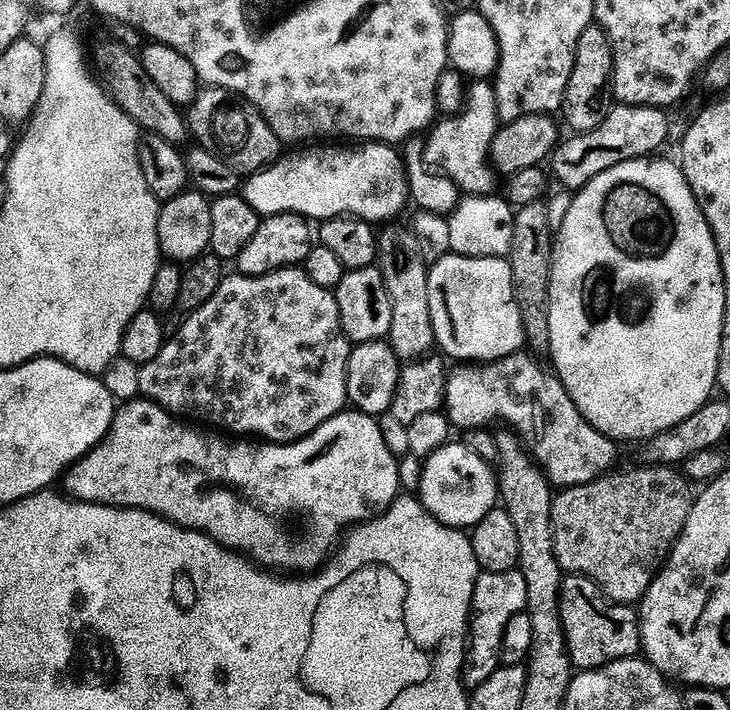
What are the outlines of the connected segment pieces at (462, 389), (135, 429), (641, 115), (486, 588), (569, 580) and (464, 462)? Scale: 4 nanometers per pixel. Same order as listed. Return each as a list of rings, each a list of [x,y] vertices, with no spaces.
[[[521,350],[512,356],[503,357],[501,360],[488,363],[464,362],[447,373],[444,382],[443,411],[453,429],[484,430],[495,420],[501,420],[518,437],[529,456],[535,461],[537,468],[543,472],[544,477],[553,489],[563,490],[589,484],[602,476],[608,475],[617,467],[616,448],[617,441],[606,434],[594,430],[590,422],[577,412],[574,402],[568,397],[564,383],[555,371],[543,368],[532,356],[527,356],[527,351]]]
[[[135,399],[129,404],[121,403],[117,407],[116,417],[112,419],[112,429],[103,442],[97,444],[92,451],[87,452],[81,460],[76,461],[71,468],[67,469],[68,489],[66,492],[71,499],[82,500],[88,504],[110,504],[117,508],[140,508],[143,512],[153,512],[155,516],[162,516],[172,524],[179,524],[181,528],[190,528],[193,532],[204,533],[212,540],[217,540],[222,547],[247,558],[261,569],[275,570],[280,574],[312,574],[323,568],[329,557],[337,551],[346,530],[385,512],[396,501],[396,497],[401,495],[400,460],[397,453],[391,452],[386,446],[379,423],[359,410],[345,410],[336,416],[331,416],[329,420],[319,424],[310,435],[291,442],[240,442],[244,444],[228,445],[223,440],[225,439],[223,435],[212,434],[216,436],[204,437],[199,432],[201,431],[199,427],[173,416],[153,400]]]
[[[633,104],[616,106],[609,116],[605,115],[600,125],[589,132],[569,135],[569,140],[561,139],[550,155],[552,172],[561,180],[563,187],[568,190],[579,190],[589,184],[598,174],[618,166],[623,160],[639,160],[651,157],[668,140],[668,115],[662,108],[635,108]]]
[[[481,571],[480,577],[476,579],[472,595],[470,635],[466,641],[466,659],[462,673],[465,685],[481,684],[486,682],[486,678],[490,678],[490,674],[494,674],[500,664],[500,647],[502,646],[502,634],[506,630],[506,622],[510,622],[514,614],[525,611],[527,607],[526,578],[522,578],[520,571]]]
[[[578,572],[567,573],[560,582],[560,624],[564,628],[564,641],[568,647],[568,657],[572,660],[573,669],[587,670],[589,668],[600,668],[603,664],[609,664],[611,660],[626,660],[635,657],[641,651],[640,642],[640,617],[635,607],[627,604],[615,604],[607,594],[601,590],[588,576],[581,576]]]
[[[449,443],[439,447],[423,461],[418,499],[424,509],[447,528],[471,530],[498,504],[498,476],[493,465],[487,464],[466,446]]]

